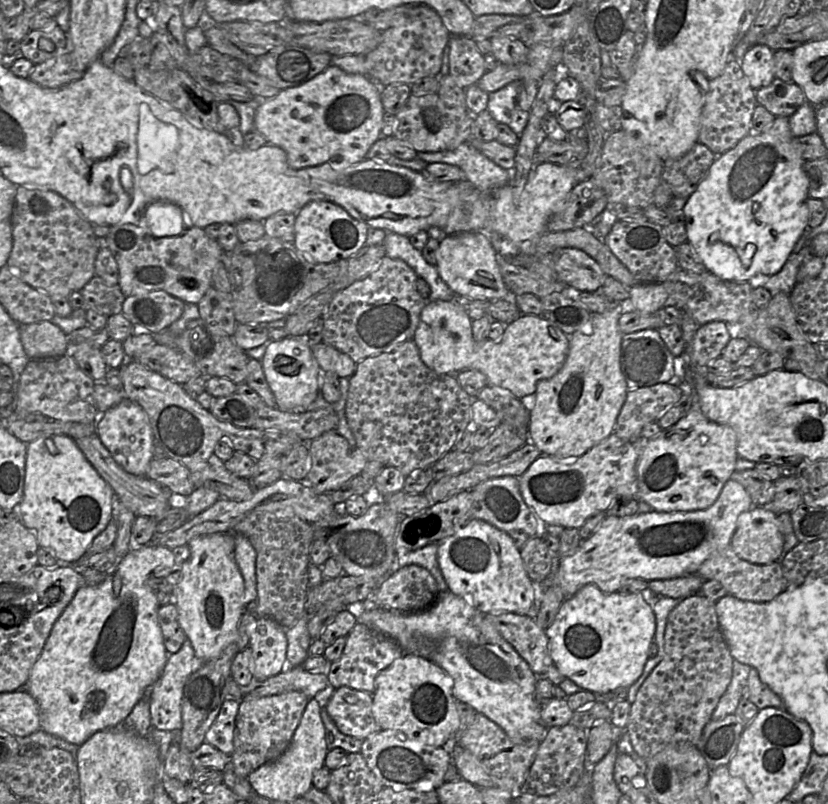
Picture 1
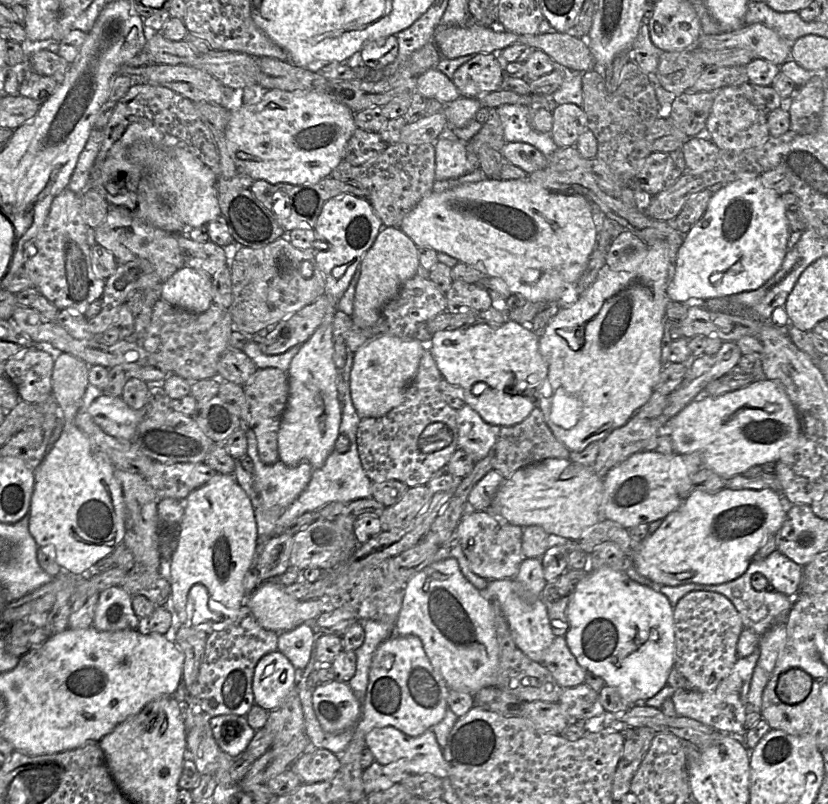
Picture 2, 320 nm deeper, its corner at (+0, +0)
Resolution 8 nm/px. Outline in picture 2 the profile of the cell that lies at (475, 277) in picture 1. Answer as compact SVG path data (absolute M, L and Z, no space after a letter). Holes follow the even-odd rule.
M657 241L648 246L646 256L642 262L631 271L613 271L606 264L598 274L598 278L582 294L578 300L569 307L562 307L559 313L547 323L544 334L539 338L539 350L548 365L545 381L540 387L539 409L554 436L570 451L580 452L594 441L603 440L614 429L623 426L643 406L654 392L654 386L658 381L663 367L661 362L661 342L664 333L666 307L669 301L667 287L675 274L675 265L670 259L670 246L666 241Z

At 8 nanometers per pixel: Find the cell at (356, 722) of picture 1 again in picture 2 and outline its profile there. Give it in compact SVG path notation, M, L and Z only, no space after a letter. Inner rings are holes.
M391 725L374 727L366 735L366 747L371 750L375 761L381 764L405 759L408 762L408 773L410 775L429 773L441 779L448 777L447 763L443 756L444 749L439 746L432 729L419 736L412 737Z

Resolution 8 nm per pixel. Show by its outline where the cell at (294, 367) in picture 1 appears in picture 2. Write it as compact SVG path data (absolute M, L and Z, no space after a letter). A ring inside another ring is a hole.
M326 313L315 332L301 344L286 372L289 397L278 432L278 453L279 460L289 467L308 462L313 469L321 468L334 451L340 433L342 412L337 397L337 379L341 371L333 361L332 324Z

